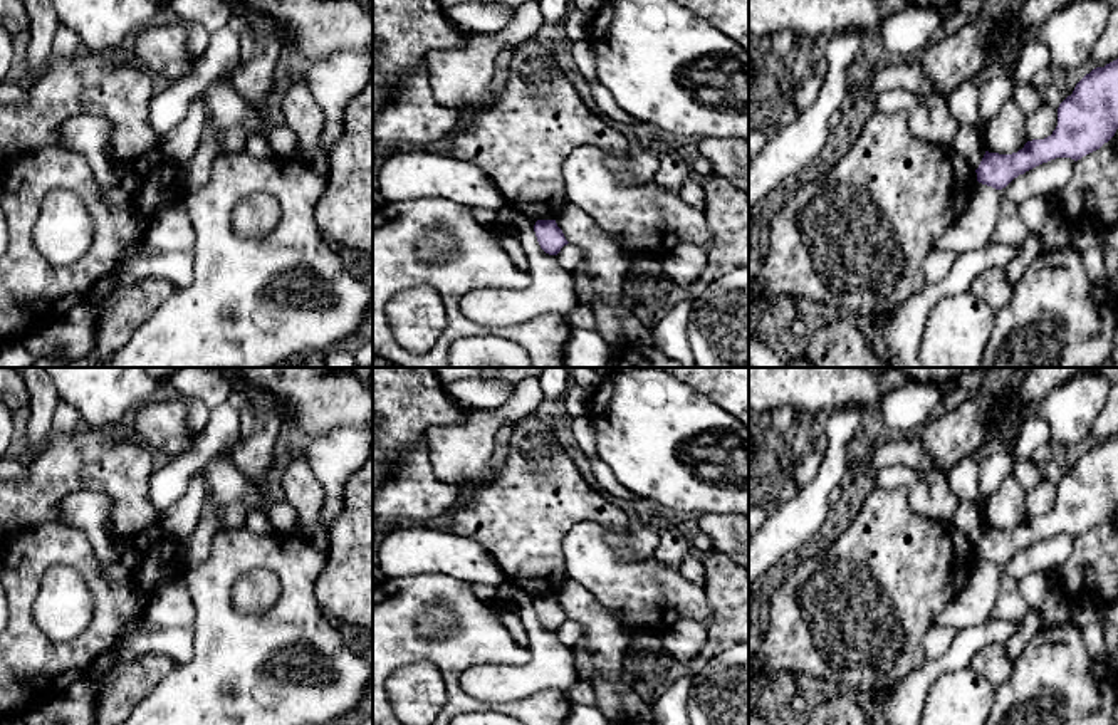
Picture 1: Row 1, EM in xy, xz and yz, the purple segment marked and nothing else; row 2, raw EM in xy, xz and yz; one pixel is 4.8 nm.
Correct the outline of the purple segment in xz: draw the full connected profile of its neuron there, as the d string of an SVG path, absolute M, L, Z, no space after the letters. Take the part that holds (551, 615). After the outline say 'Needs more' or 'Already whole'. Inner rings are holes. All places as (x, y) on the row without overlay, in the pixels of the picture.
M537 596L534 608L541 624L549 631L557 631L569 619L556 596Z. Already whole

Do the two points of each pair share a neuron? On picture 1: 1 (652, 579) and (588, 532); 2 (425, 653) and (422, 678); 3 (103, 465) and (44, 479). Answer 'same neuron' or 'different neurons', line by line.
1: same neuron
2: different neurons
3: same neuron

